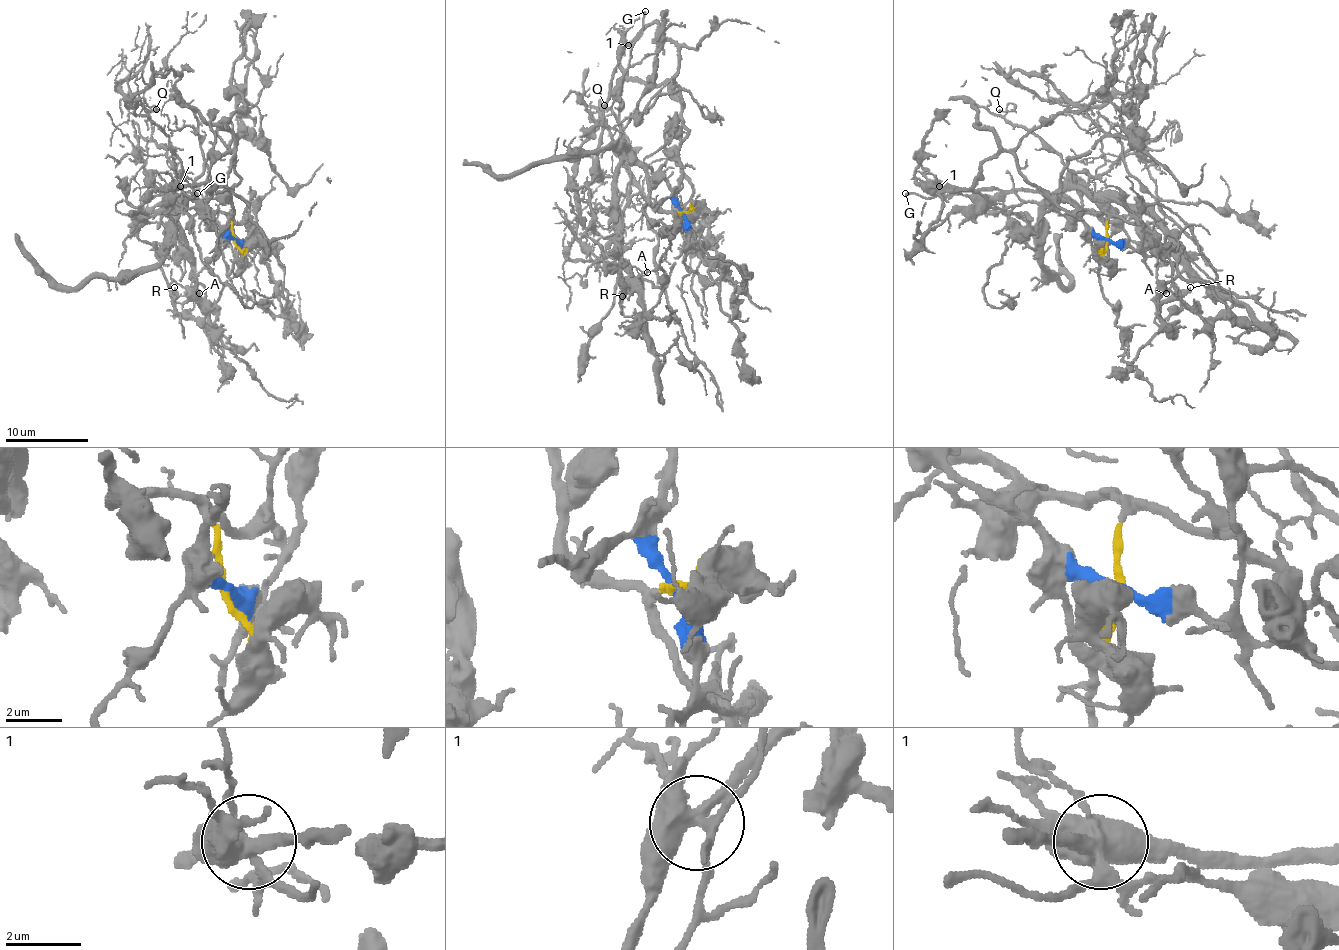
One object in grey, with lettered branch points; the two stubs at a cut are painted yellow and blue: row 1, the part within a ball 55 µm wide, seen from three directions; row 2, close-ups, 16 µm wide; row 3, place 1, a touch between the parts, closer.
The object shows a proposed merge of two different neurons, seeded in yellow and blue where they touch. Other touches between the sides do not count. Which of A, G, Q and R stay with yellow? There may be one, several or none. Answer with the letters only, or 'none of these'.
A, G

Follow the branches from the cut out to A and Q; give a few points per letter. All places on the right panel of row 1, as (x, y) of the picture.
A: (1107, 240), (1105, 213), (1080, 213), (1053, 196), (1063, 188), (1115, 192), (1140, 204), (1182, 267), (1165, 294)
Q: (1107, 240), (1009, 152), (970, 188), (917, 184), (1080, 206), (1101, 154), (1122, 154), (1074, 173), (999, 109)

